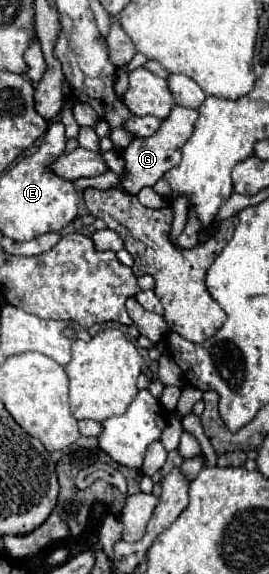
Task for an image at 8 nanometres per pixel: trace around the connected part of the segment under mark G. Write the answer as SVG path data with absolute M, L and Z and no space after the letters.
M176 106L166 120L162 120L160 128L148 136L148 138L134 138L130 146L122 152L122 158L126 162L126 176L122 178L122 188L130 194L138 194L144 186L154 186L170 168L180 164L180 150L186 144L186 140L192 136L194 122L198 118L196 110Z

